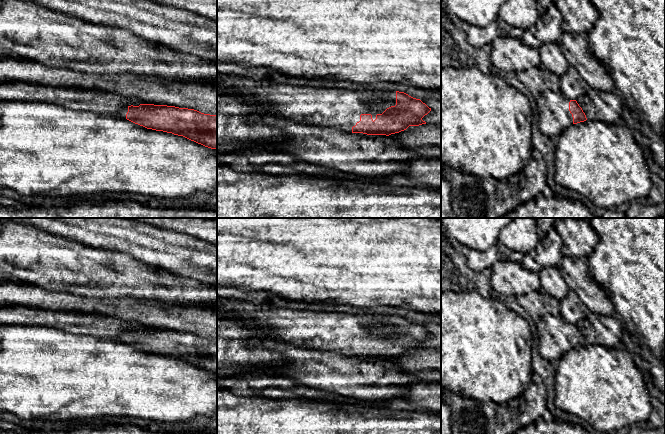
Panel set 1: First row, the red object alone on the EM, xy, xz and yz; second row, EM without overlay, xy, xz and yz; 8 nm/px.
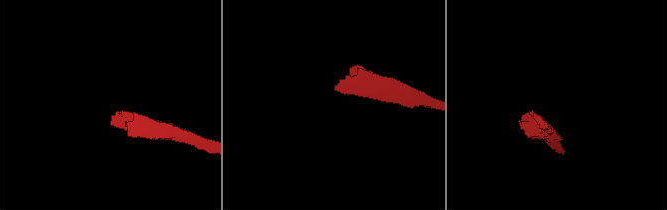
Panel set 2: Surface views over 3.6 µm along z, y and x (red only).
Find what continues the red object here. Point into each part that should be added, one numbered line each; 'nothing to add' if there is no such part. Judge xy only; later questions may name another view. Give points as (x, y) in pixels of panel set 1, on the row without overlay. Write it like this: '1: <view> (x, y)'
1: xy (121, 336)

